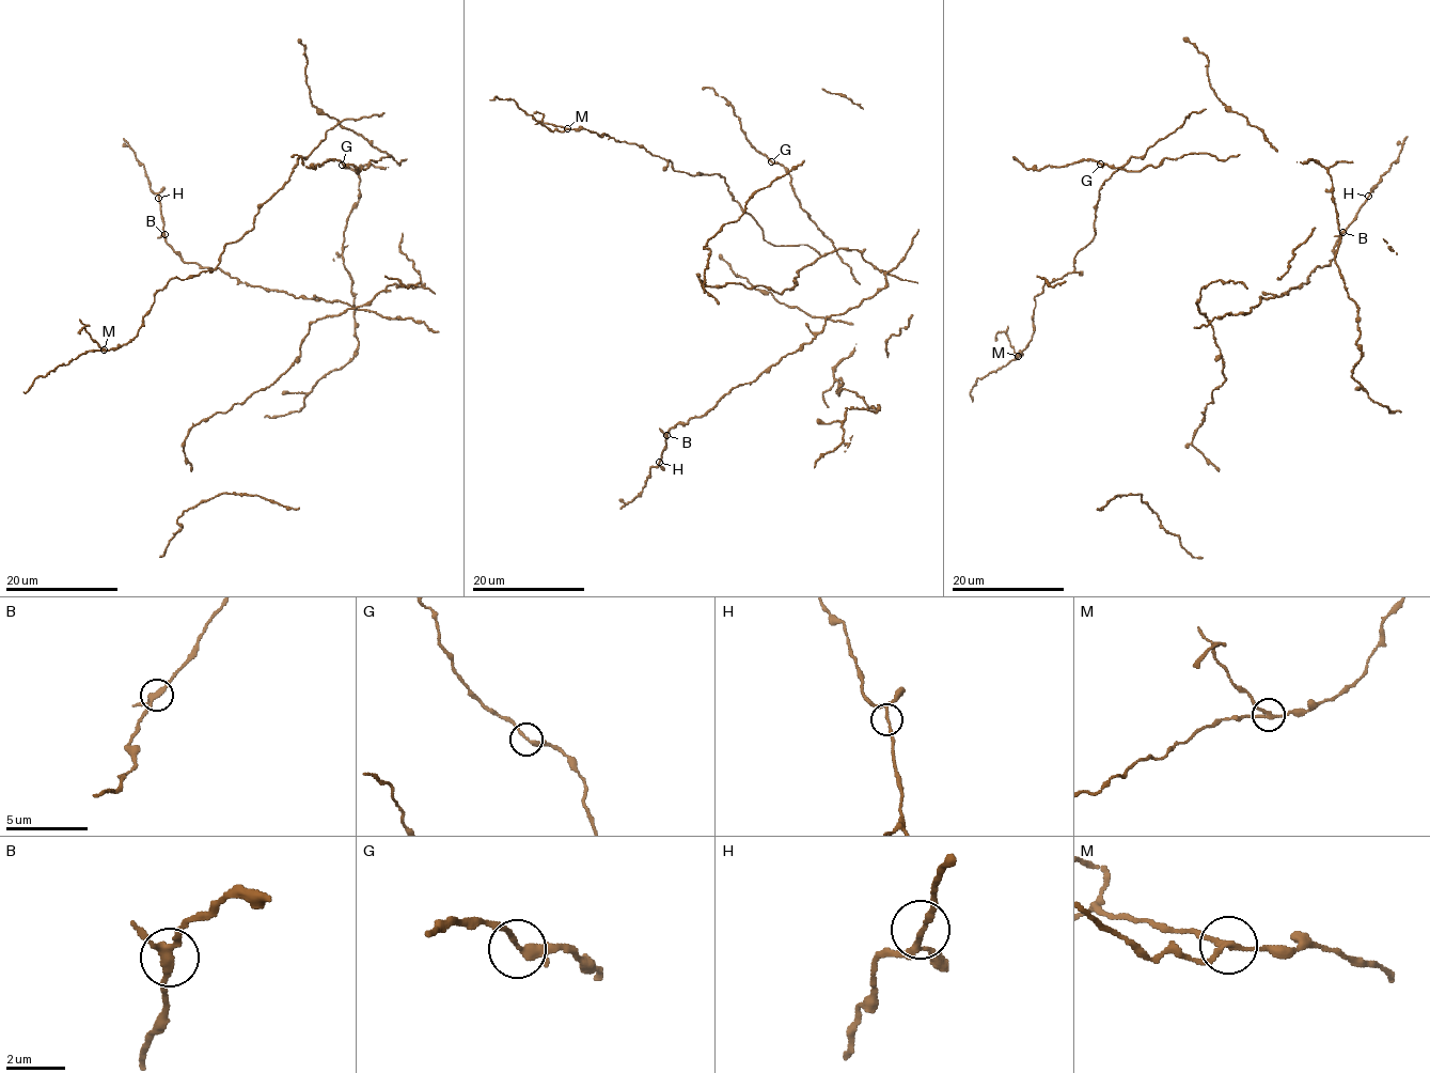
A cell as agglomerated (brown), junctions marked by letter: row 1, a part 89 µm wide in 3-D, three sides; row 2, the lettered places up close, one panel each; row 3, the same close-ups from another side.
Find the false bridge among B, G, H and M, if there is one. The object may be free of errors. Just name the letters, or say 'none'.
M

